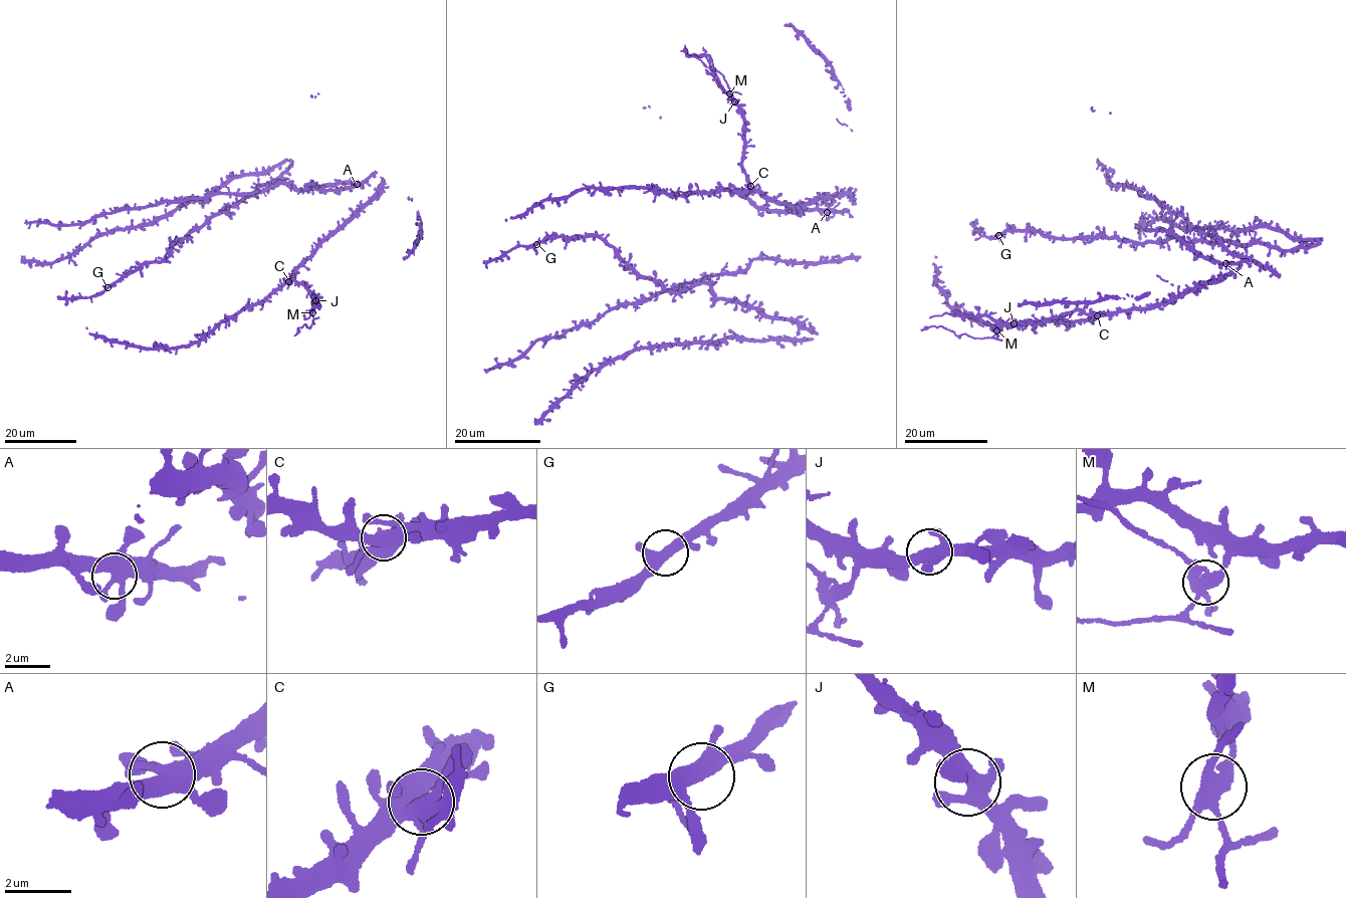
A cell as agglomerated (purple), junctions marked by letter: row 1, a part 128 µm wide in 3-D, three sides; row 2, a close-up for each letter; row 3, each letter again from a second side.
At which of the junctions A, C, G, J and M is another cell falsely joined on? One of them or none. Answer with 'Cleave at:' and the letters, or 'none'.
Cleave at: M

